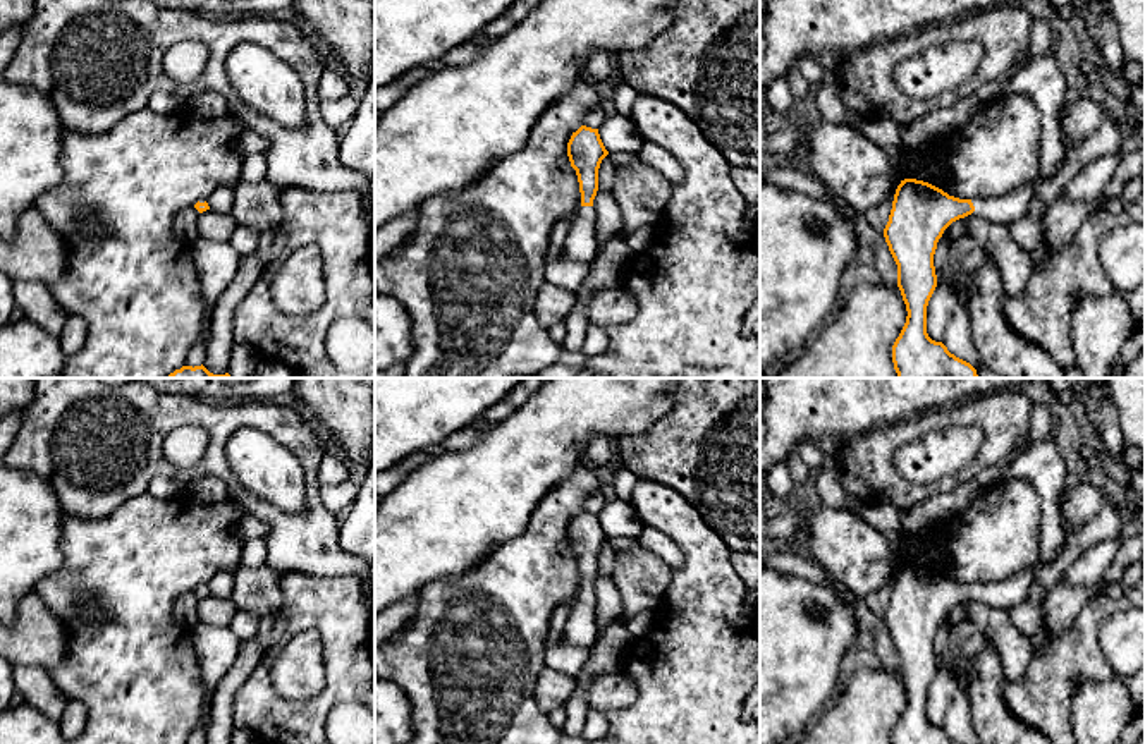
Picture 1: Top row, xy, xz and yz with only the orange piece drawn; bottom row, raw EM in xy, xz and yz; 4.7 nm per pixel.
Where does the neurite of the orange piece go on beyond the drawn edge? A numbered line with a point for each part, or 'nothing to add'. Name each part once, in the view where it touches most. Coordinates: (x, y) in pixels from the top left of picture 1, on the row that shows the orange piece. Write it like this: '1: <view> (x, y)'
1: xz (580, 244)

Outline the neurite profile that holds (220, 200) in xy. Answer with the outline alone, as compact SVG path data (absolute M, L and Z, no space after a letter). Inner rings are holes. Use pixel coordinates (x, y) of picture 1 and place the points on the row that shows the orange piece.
M220 186L208 196L206 203L211 211L230 215L234 204L234 189Z

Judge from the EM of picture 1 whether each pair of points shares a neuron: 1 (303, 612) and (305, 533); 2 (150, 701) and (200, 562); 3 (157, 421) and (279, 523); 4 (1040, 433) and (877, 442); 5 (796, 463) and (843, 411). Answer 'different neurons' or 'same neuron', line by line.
1: different neurons
2: same neuron
3: same neuron
4: different neurons
5: different neurons

